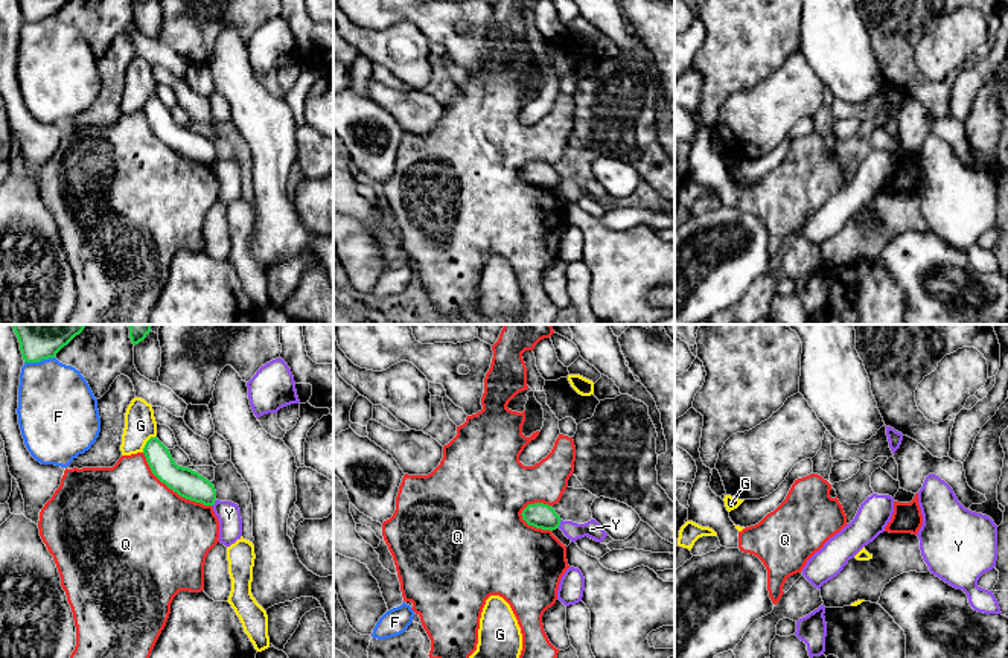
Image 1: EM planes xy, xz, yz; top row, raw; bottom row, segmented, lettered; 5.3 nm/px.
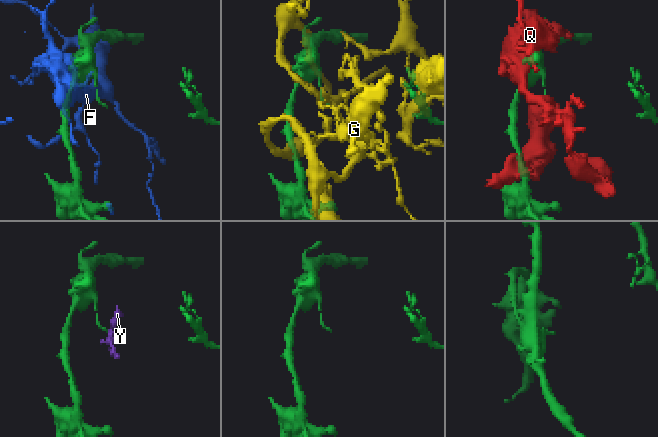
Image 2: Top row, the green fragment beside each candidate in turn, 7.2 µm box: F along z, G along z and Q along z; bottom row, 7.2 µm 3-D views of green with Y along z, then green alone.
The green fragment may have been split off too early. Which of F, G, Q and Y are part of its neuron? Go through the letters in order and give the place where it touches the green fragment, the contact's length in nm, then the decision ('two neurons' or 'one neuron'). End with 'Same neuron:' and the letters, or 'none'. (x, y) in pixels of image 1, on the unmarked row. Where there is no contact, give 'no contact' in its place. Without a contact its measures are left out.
F: meets green in xy at (38, 20); contact 160 nm long; two neurons
G: meets green in xy at (146, 102); contact 110 nm long; two neurons
Q: meets green in xy at (172, 148); contact 460 nm long; two neurons
Y: meets green in xz at (559, 182); contact 50 nm long; two neurons
Same neuron: none

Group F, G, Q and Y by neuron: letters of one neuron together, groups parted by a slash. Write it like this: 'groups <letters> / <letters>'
groups F / G / Q / Y

